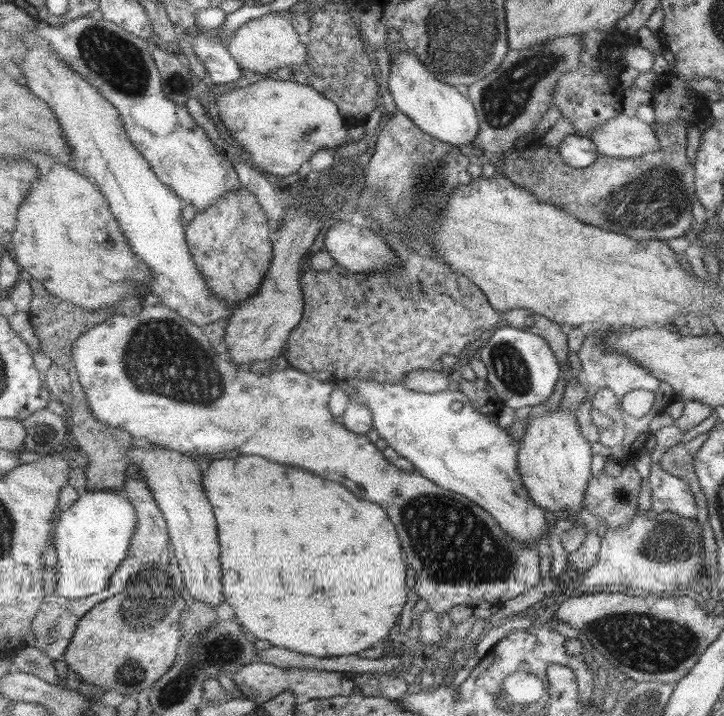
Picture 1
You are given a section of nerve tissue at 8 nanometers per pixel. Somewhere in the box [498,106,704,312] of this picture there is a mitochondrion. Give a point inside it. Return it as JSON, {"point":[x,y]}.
{"point":[658,199]}

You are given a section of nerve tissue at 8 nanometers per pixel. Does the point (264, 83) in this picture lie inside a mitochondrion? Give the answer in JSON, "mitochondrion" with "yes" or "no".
{"mitochondrion":"no"}

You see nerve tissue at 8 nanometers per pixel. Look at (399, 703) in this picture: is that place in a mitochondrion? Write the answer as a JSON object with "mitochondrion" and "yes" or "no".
{"mitochondrion":"no"}

